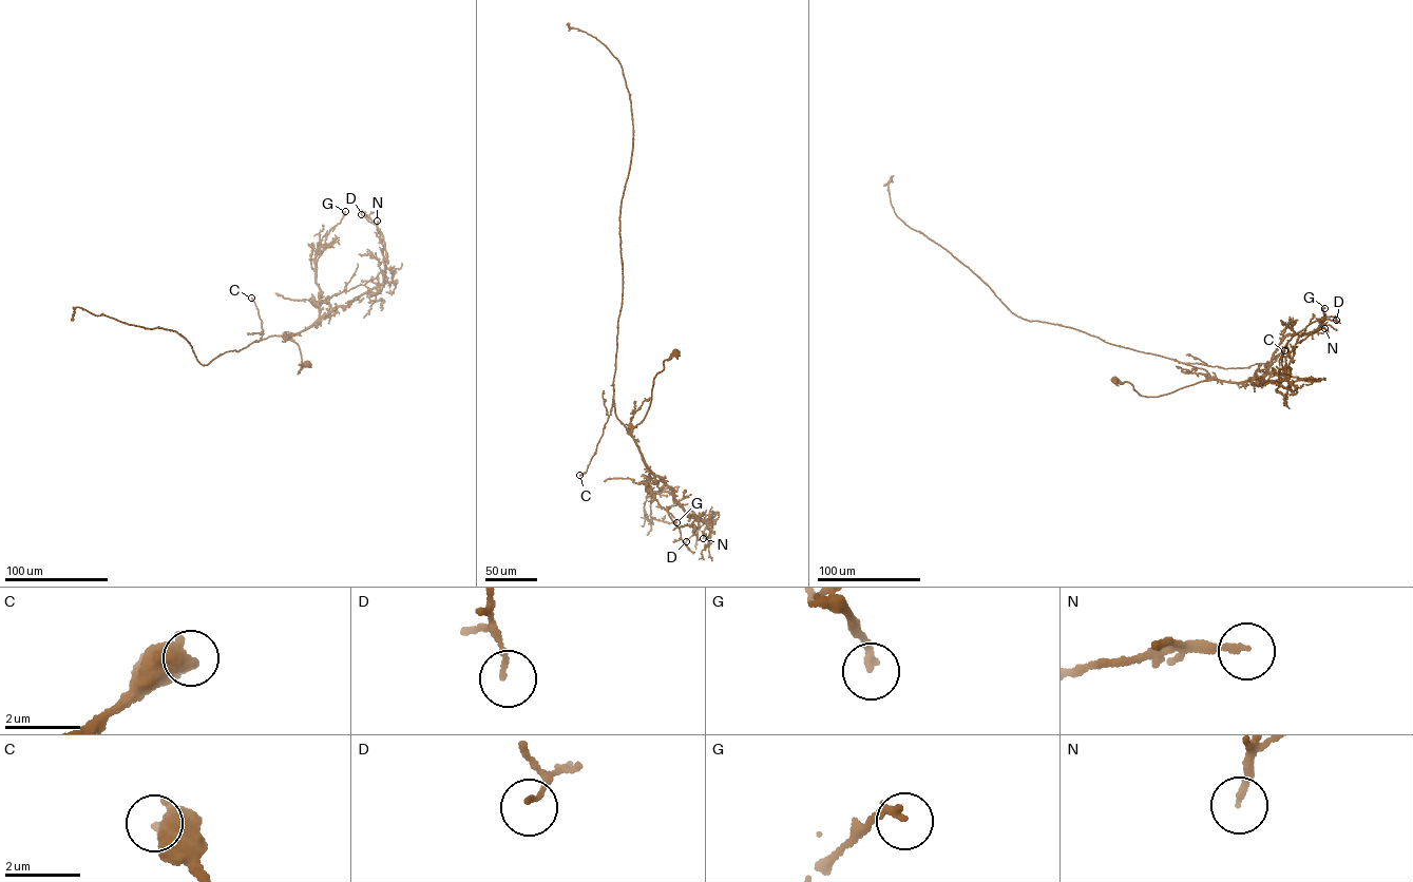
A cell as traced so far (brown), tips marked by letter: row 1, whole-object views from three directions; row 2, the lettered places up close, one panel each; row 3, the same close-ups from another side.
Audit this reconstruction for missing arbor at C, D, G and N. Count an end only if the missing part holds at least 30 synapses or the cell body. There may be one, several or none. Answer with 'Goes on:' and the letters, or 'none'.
Goes on: none

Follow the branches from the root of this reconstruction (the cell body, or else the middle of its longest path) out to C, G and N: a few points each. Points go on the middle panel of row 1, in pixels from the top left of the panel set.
C: (676, 352), (663, 361), (646, 415), (631, 433), (616, 416), (613, 396), (595, 453), (579, 475)
G: (676, 352), (664, 361), (663, 369), (654, 378), (647, 414), (631, 434), (648, 471), (651, 517), (676, 522)
N: (676, 352), (654, 378), (650, 405), (631, 436), (676, 504), (703, 520), (712, 516), (703, 538)

